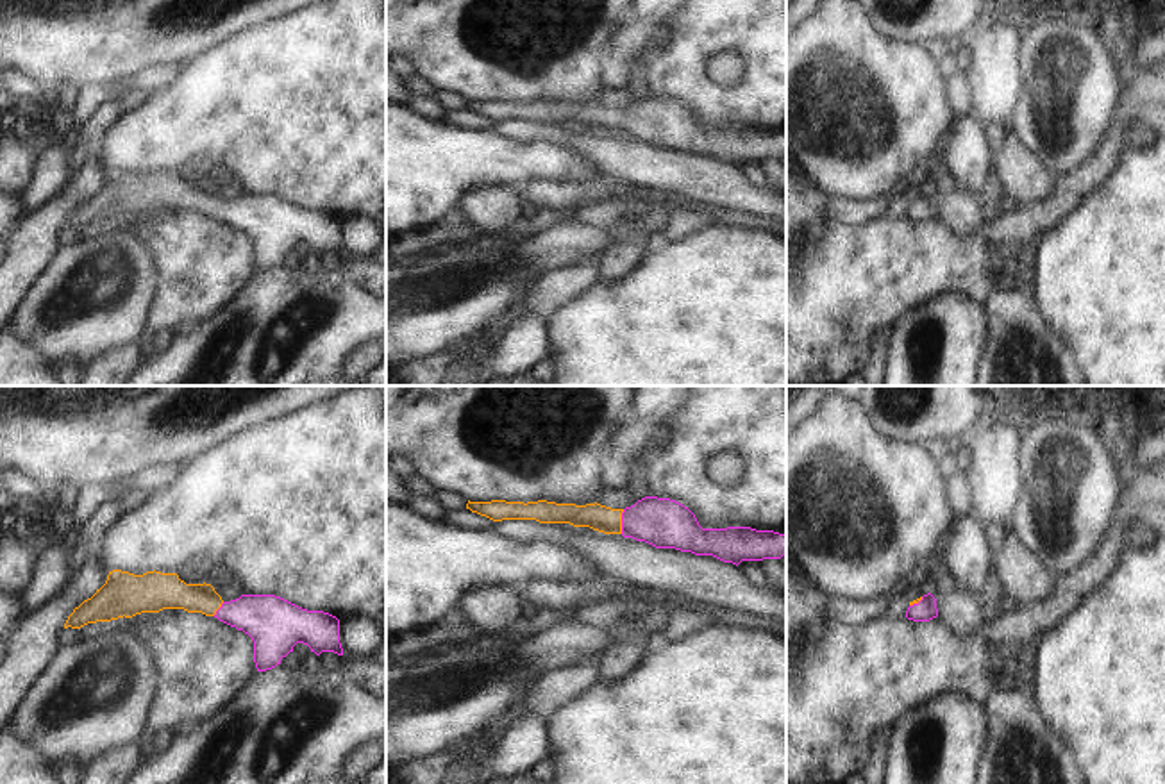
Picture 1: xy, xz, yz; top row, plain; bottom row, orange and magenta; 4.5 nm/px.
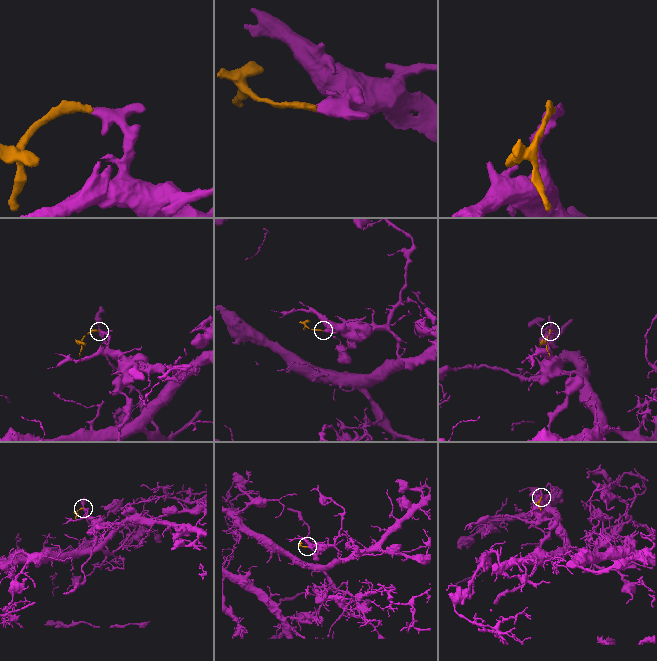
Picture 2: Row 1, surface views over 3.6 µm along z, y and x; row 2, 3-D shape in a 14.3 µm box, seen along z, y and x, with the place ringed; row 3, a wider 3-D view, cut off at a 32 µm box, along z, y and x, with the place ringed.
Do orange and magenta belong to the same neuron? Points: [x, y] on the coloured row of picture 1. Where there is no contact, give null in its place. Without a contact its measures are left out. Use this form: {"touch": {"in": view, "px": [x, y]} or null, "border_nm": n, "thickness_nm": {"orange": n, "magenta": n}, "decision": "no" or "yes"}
{"touch": {"in": "xz", "px": [620, 522]}, "border_nm": 110, "thickness_nm": {"orange": 120, "magenta": 220}, "decision": "yes"}

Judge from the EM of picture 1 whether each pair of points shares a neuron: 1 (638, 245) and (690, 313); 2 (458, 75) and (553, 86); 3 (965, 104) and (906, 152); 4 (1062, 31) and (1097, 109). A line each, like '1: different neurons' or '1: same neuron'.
1: different neurons
2: same neuron
3: different neurons
4: same neuron

